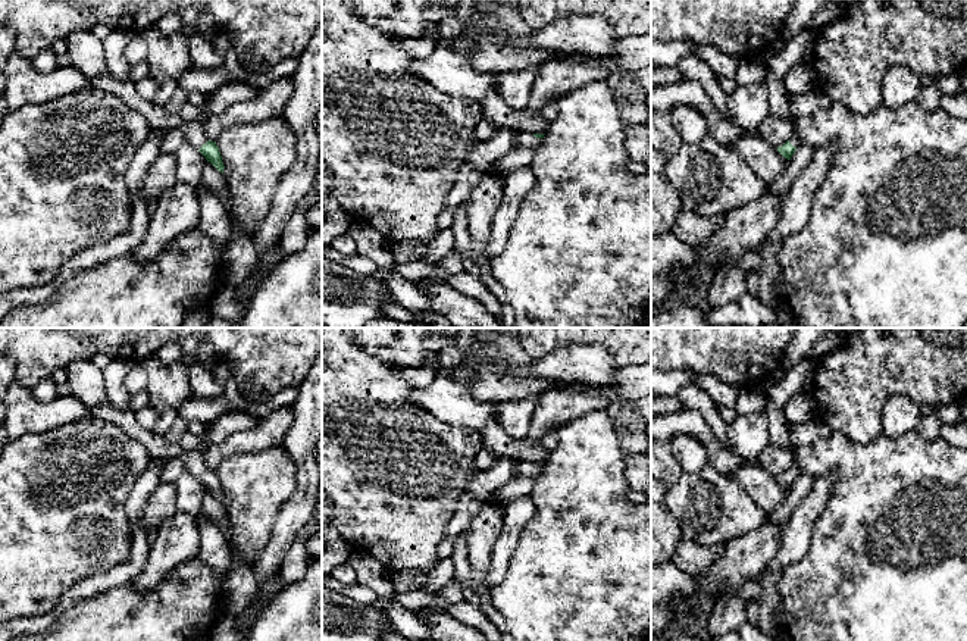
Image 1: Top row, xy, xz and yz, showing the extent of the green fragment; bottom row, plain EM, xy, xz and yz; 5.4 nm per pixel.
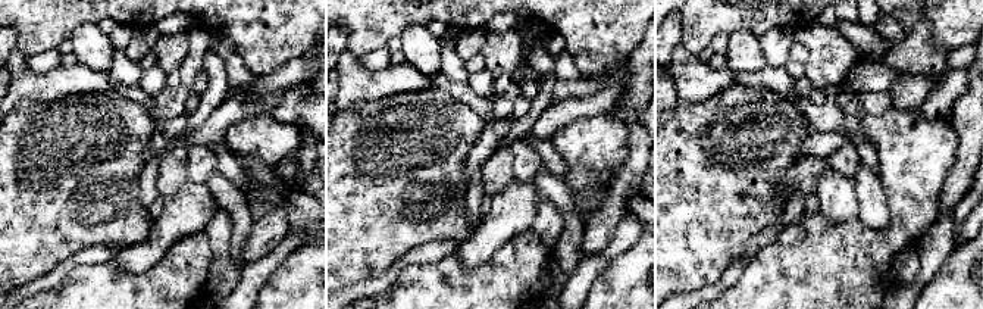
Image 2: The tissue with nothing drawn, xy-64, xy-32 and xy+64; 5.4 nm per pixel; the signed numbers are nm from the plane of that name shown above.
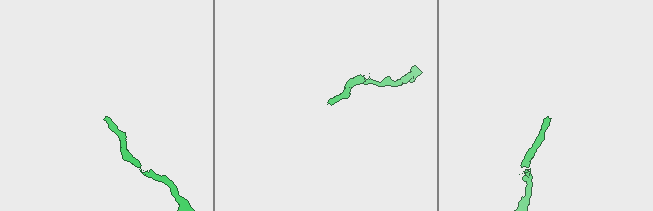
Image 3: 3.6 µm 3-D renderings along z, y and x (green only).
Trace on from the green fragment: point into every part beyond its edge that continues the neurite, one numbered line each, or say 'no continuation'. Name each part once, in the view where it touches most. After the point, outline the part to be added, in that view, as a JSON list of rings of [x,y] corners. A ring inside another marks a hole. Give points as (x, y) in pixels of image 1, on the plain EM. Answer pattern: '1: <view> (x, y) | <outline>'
1: xy (159, 449) | [[[106,401],[90,409],[91,418],[103,419],[116,425],[123,434],[138,441],[150,454],[151,460],[184,459],[187,470],[197,479],[209,470],[204,463],[203,453],[197,448],[184,450],[179,444],[169,444],[162,435],[143,428],[134,410],[116,409]]]

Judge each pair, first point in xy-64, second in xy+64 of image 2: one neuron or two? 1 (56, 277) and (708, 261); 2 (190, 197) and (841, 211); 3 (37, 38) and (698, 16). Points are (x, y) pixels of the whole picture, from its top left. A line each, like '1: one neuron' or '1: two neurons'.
1: two neurons
2: one neuron
3: one neuron

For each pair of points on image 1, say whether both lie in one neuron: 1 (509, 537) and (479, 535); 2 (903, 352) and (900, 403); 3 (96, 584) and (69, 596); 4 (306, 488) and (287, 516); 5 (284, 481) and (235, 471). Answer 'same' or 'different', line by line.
1: different
2: different
3: same
4: same
5: same

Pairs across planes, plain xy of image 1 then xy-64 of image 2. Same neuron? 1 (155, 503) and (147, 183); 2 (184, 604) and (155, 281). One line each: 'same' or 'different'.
1: different
2: same

